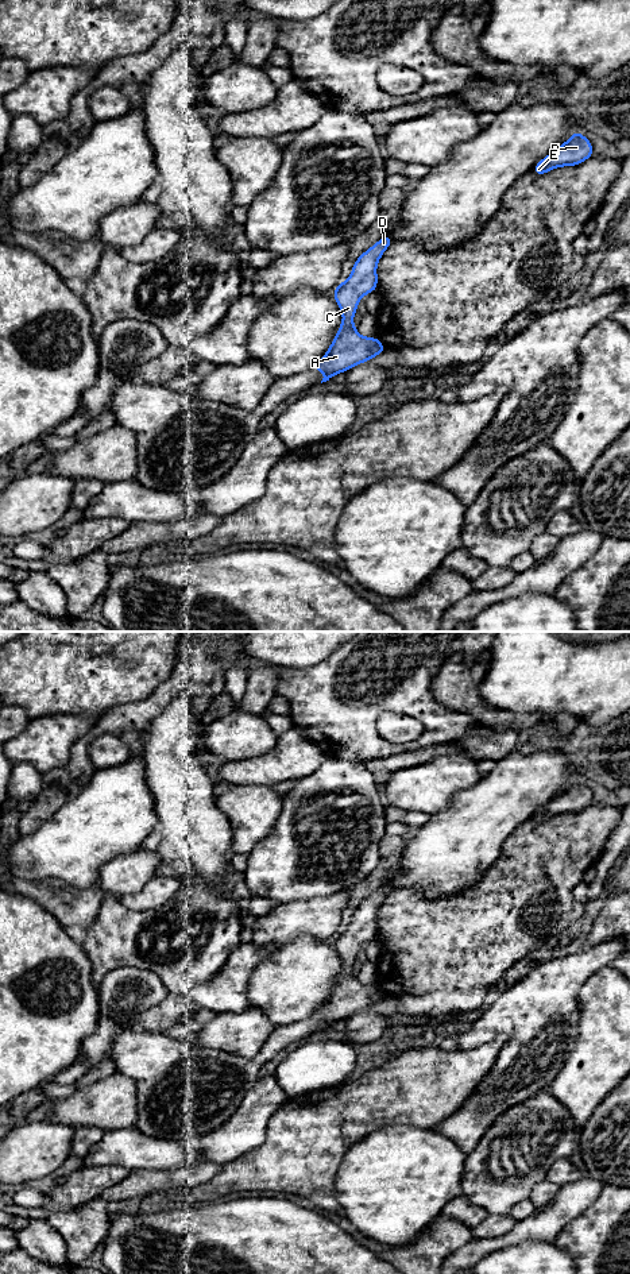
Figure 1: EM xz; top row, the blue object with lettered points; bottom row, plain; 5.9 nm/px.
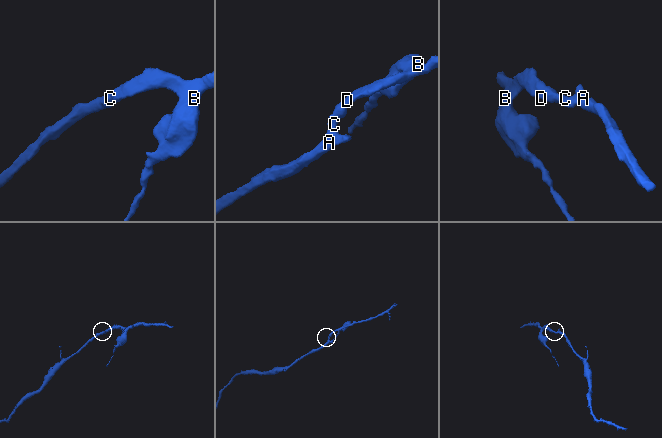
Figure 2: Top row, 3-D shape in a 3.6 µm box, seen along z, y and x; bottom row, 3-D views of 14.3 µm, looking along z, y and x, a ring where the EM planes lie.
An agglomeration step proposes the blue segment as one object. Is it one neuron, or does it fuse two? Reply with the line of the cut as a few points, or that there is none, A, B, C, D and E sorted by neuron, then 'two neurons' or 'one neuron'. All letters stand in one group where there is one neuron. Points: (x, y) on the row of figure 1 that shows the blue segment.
no cut | A B C D E | one neuron

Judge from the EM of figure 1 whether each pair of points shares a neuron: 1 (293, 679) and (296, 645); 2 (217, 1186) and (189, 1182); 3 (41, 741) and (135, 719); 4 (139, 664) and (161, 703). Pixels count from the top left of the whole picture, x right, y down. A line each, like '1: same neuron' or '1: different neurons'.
1: different neurons
2: different neurons
3: different neurons
4: different neurons

